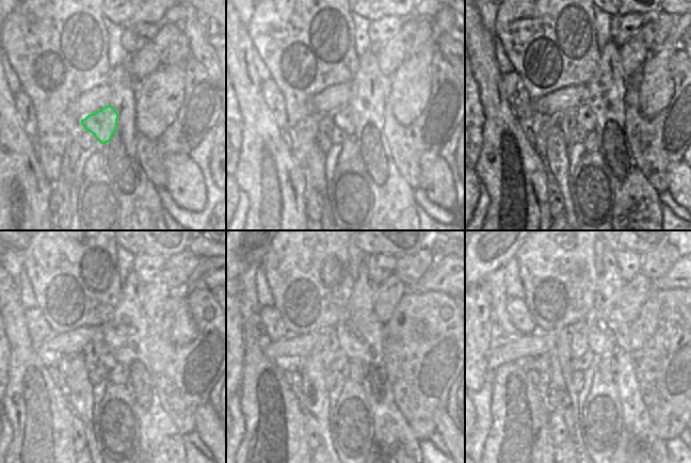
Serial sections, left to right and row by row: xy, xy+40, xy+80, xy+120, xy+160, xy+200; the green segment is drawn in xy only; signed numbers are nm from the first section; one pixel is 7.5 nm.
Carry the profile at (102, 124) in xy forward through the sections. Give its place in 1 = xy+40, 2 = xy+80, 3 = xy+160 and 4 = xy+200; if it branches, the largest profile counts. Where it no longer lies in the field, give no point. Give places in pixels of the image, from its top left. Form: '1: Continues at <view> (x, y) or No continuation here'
1: Continues at xy+40 (344, 118)
2: Continues at xy+80 (584, 118)
3: Continues at xy+160 (340, 361)
4: Continues at xy+200 (581, 364)

